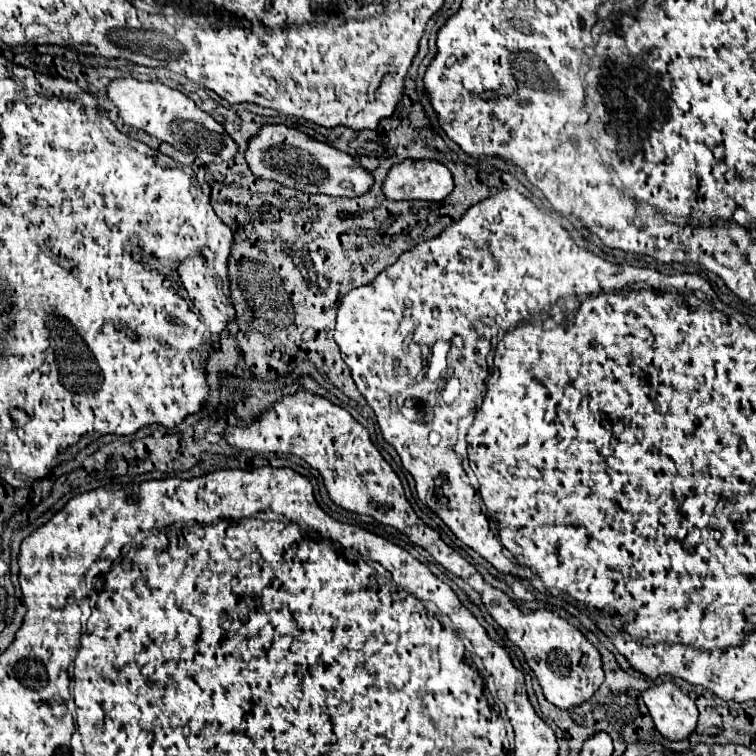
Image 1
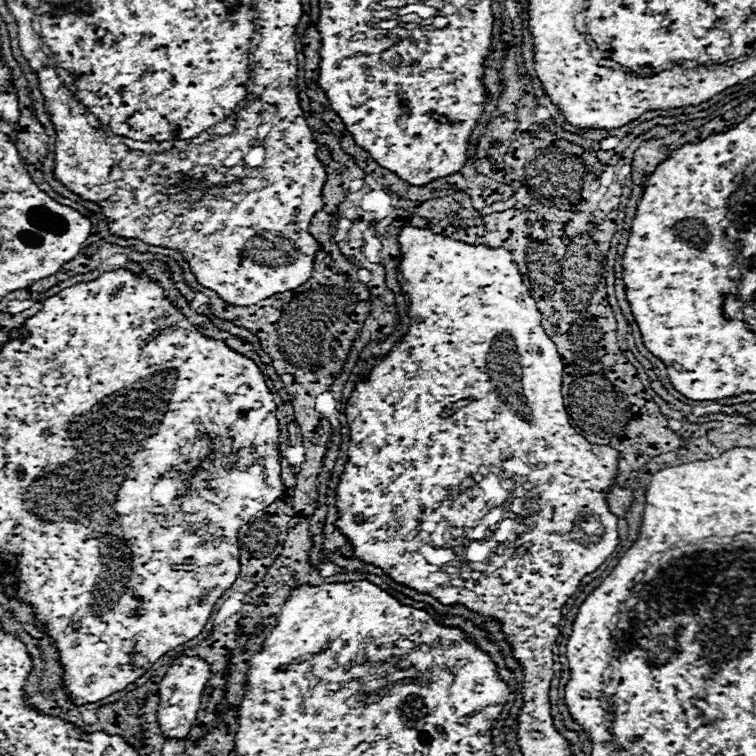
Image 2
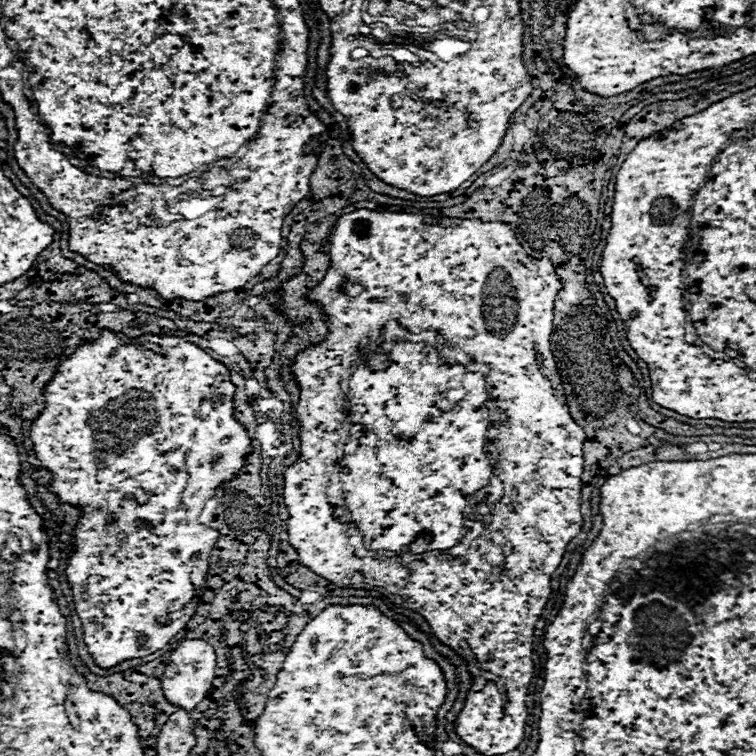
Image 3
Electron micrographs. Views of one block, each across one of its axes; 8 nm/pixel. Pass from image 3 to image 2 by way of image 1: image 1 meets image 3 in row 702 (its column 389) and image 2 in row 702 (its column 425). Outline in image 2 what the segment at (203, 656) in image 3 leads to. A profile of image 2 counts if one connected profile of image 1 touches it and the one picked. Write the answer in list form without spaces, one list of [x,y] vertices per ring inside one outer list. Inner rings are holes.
[[[178,656],[172,662],[170,670],[160,680],[160,704],[158,704],[158,722],[166,738],[186,738],[192,724],[196,722],[198,704],[208,678],[210,678],[210,664],[198,656]]]

